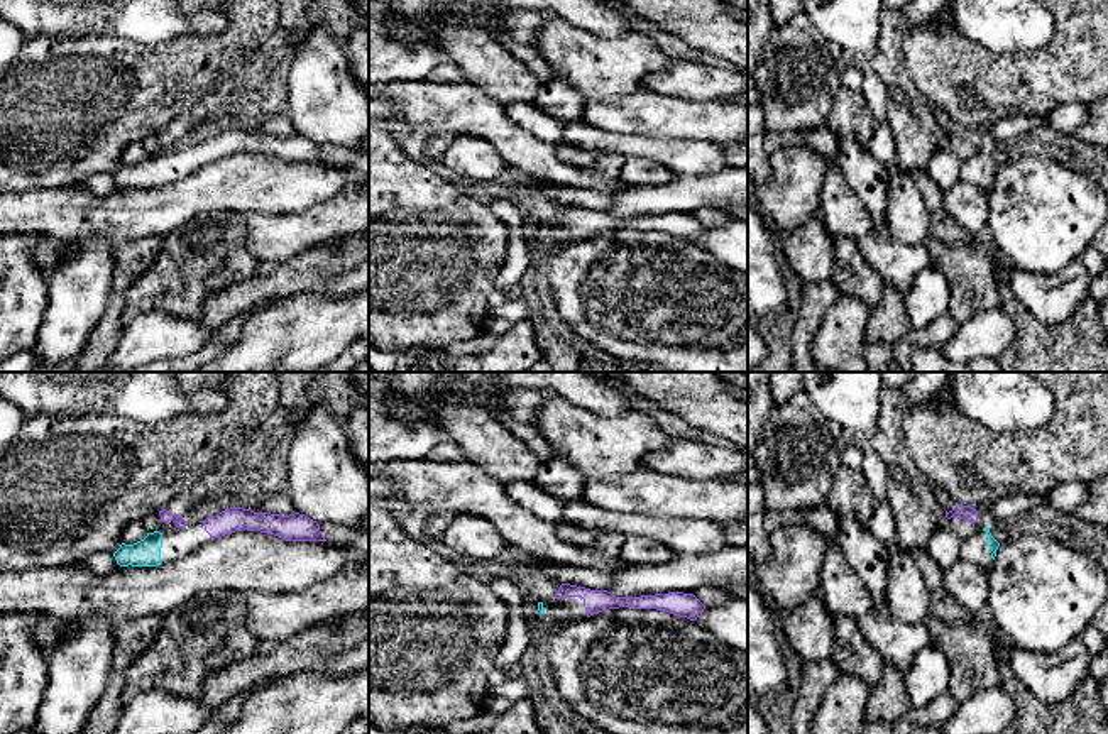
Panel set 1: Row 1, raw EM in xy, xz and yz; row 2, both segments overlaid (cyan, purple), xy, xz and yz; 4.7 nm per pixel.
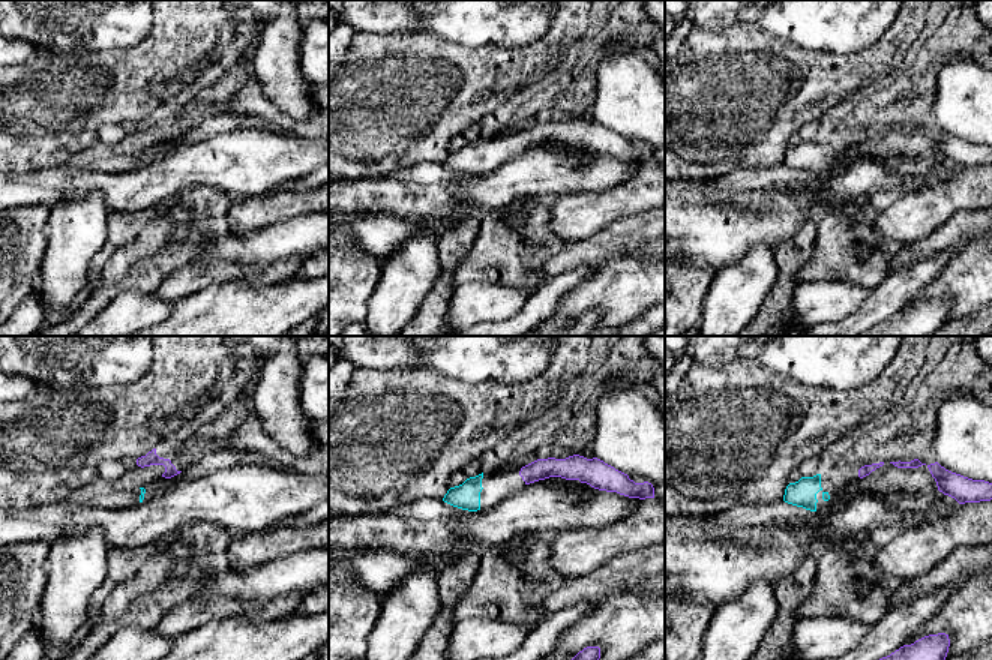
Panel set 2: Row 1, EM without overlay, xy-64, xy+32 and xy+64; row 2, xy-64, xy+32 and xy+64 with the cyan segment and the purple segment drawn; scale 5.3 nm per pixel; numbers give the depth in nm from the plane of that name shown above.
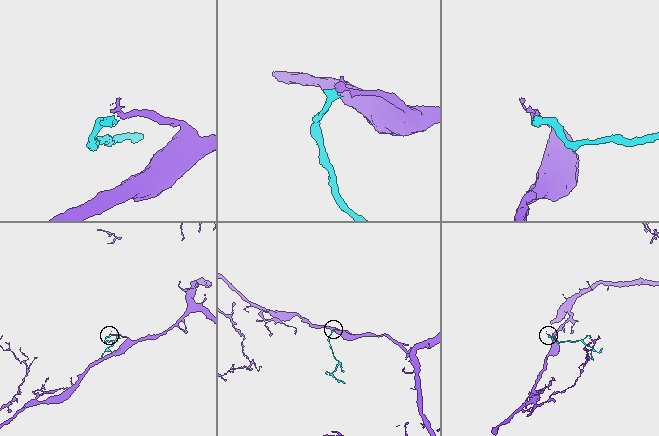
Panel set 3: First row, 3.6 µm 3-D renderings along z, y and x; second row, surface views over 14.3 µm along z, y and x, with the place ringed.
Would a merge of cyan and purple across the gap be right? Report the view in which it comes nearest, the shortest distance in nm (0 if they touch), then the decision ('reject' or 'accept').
nearest in xy; 50 nm apart; accept

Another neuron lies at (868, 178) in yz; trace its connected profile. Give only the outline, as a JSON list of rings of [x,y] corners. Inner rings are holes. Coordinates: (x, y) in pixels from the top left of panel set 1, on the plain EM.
[[[849,134],[836,137],[836,142],[837,152],[832,162],[841,169],[851,189],[869,210],[876,227],[885,227],[885,211],[888,206],[886,164],[876,161],[866,144],[861,144]]]

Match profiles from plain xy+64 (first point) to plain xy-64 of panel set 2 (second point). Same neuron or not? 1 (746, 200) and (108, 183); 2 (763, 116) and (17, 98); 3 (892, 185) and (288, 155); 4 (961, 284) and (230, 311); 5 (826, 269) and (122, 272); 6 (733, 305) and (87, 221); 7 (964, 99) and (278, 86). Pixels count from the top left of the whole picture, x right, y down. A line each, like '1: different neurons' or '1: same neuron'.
1: same neuron
2: same neuron
3: same neuron
4: same neuron
5: same neuron
6: same neuron
7: same neuron

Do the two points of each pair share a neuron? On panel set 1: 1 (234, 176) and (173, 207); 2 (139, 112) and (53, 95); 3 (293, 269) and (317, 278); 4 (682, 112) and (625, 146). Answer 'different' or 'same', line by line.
1: same
2: same
3: same
4: different

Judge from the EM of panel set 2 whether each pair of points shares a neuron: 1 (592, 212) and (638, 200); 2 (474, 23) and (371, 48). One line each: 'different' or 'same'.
1: same
2: different

